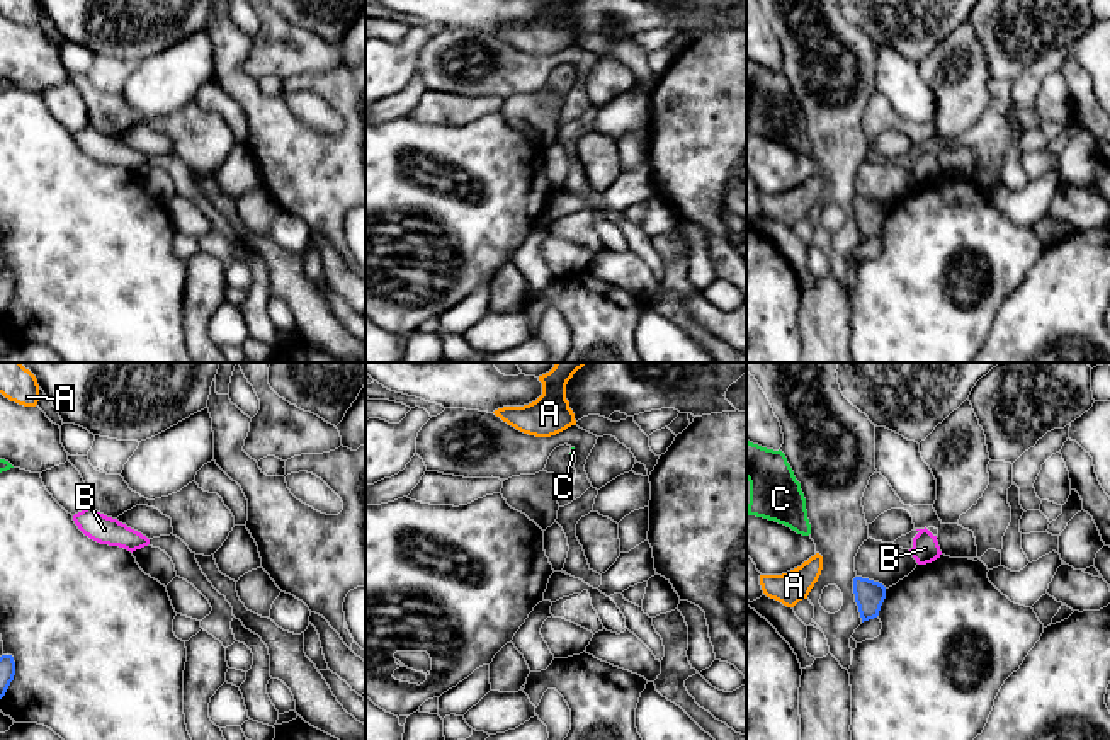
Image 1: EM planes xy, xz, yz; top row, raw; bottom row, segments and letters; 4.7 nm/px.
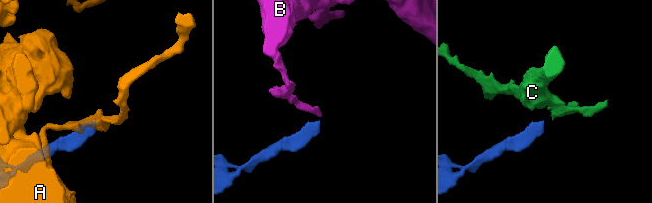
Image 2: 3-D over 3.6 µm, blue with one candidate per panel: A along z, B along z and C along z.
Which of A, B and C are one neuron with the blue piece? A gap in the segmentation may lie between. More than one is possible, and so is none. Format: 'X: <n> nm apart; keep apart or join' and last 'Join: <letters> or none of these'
A: 160 nm apart; keep apart
B: 190 nm apart; keep apart
C: 300 nm apart; join
Join: C

